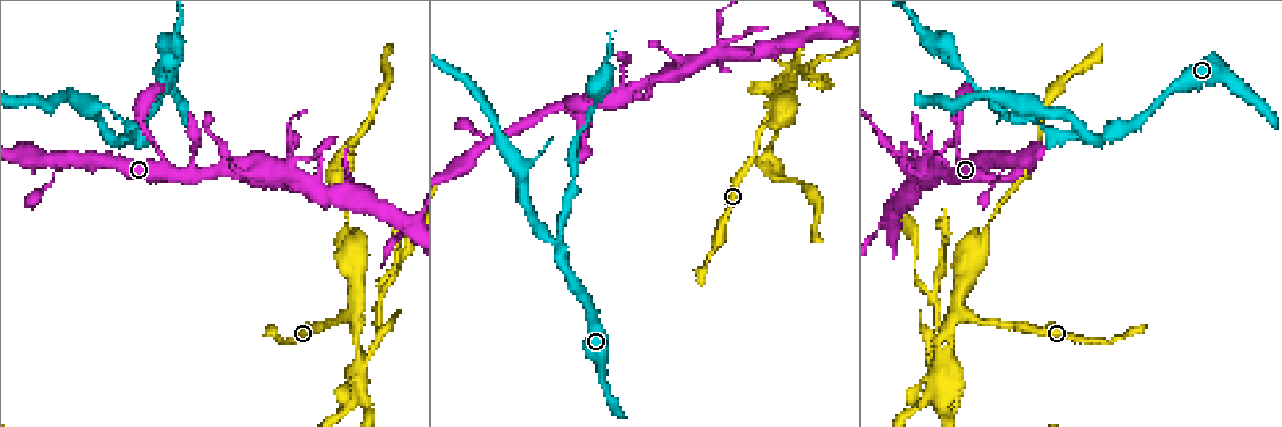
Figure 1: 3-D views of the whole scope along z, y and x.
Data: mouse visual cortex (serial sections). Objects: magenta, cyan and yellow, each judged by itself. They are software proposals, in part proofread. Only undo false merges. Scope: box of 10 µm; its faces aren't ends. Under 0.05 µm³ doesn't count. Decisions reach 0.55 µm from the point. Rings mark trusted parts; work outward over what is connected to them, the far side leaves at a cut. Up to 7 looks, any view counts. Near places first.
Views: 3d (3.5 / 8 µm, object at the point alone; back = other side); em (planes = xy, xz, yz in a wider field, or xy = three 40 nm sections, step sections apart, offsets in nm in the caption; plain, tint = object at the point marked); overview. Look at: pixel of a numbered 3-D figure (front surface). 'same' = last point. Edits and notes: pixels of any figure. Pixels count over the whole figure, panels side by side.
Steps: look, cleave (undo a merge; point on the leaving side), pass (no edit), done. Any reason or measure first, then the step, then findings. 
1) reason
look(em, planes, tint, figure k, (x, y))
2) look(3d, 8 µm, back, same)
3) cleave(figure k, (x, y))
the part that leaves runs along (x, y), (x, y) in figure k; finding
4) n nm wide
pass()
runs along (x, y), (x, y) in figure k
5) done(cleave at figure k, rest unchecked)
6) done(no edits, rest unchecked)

a fork
look(3d, 3.5 µm, figure 1, (1107, 136))

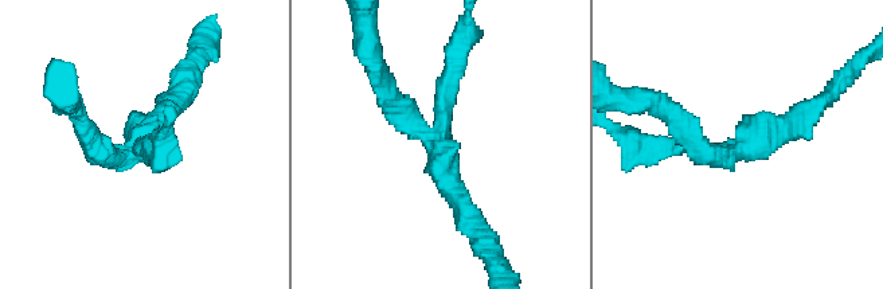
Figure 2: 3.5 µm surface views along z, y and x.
3 arms; arms of 200, 300, 300 nm
look(em, xy, step 2, tint, figure 2, (441, 146))

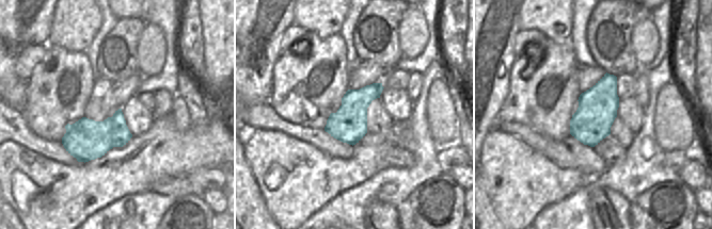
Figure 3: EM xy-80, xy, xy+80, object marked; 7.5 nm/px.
cleave(figure 2, (448, 85))
border along (110, 117), (113, 146) in figure 3; two cells meet here

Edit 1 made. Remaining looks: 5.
thin neck
look(3d, 8 µm, figure 1, (931, 296))

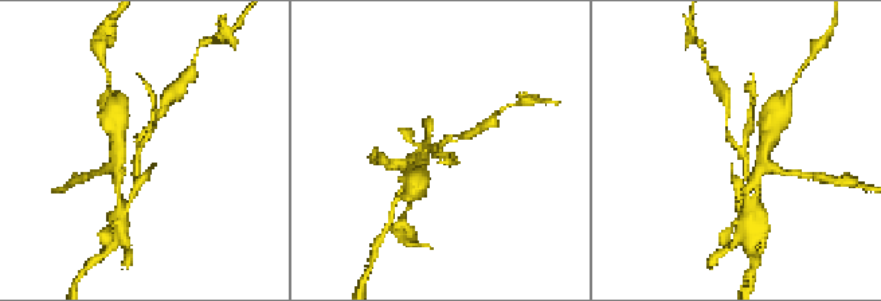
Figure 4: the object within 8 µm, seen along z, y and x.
closer look
look(3d, 3.5 µm, same)

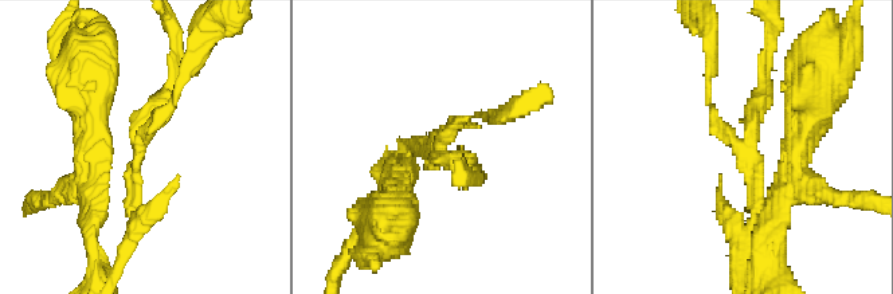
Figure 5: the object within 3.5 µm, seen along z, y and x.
need the tissue
look(em, xy, step 3, tint, figure 5, (438, 150))

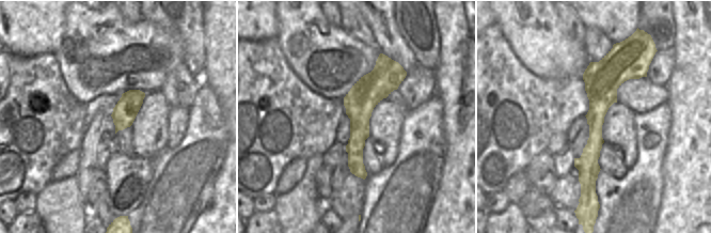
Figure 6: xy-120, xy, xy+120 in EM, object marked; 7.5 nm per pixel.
cleave(figure 5, (805, 118))
the part that leaves runs along (796, 165), (817, 70), (841, 40) in figure 5; two cells meet here

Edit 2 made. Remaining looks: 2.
four or more arms meet
look(3d, 3.5 µm, figure 1, (404, 221))

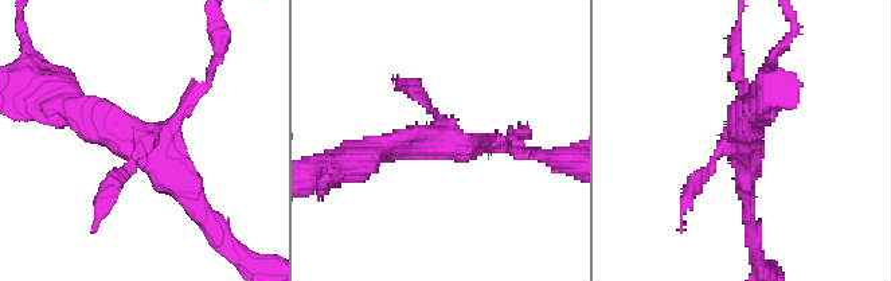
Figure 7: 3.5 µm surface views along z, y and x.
look(em, xy, step 2, tint, figure 7, (741, 142))

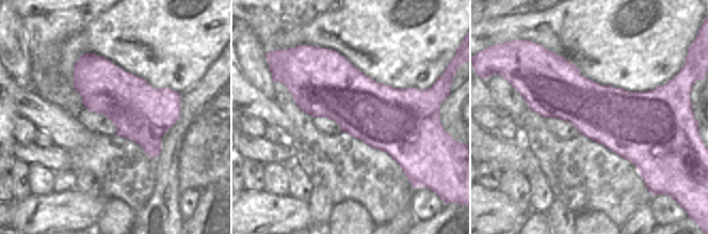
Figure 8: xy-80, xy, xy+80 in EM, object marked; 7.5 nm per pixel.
480 nm wide
cleave(figure 7, (195, 92))
a second cell is stuck on

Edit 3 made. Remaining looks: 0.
done(cleave at figure 2, cleave at figure 5, cleave at figure 7, rest unchecked)

